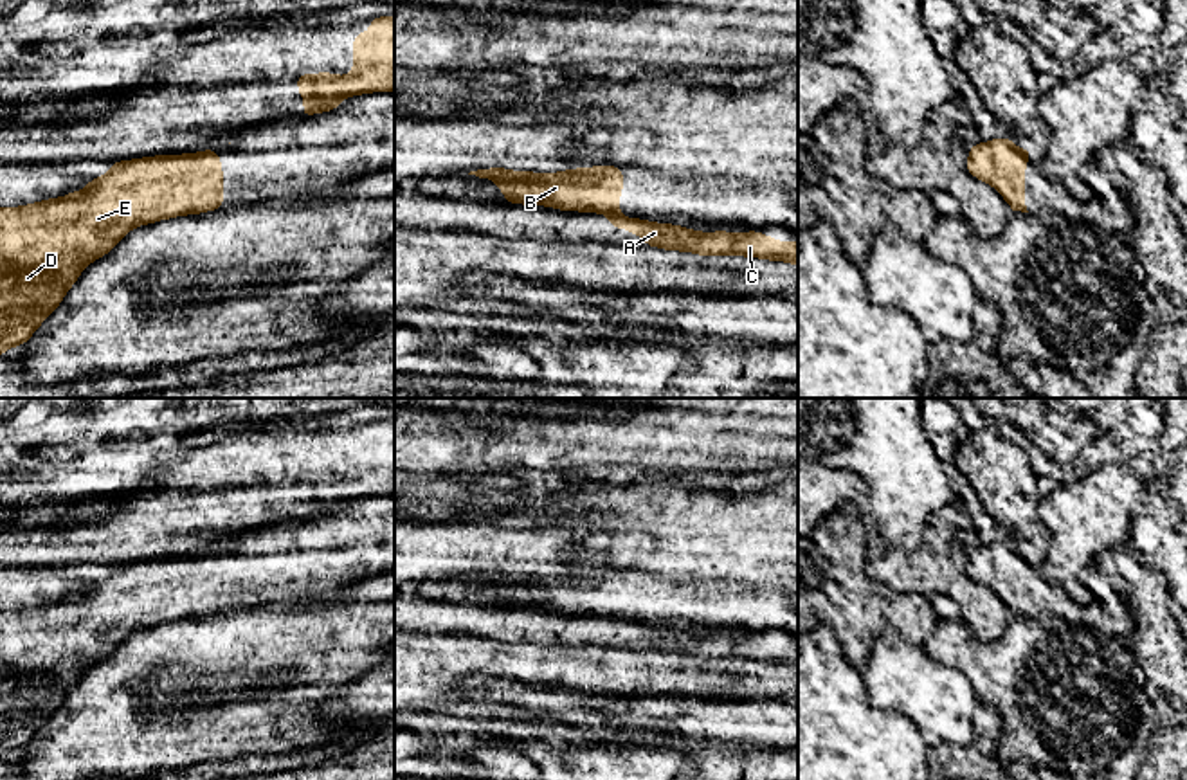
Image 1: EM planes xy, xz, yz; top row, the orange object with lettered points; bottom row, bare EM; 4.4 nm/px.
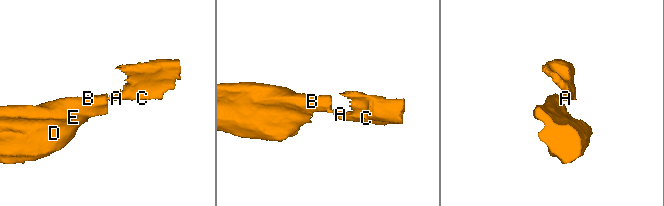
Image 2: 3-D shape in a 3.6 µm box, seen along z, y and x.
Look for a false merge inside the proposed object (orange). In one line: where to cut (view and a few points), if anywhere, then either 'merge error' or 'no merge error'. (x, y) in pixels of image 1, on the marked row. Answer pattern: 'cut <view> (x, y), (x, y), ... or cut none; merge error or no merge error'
cut xz (611, 215), (618, 217); merge error

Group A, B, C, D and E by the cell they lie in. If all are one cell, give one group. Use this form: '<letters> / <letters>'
A C / B D E

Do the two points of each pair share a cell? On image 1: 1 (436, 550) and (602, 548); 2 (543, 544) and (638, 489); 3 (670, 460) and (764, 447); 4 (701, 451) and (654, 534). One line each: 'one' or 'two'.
1: one
2: one
3: one
4: two

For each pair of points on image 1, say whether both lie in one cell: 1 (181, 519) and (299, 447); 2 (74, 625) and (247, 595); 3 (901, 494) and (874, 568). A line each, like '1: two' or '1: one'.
1: one
2: one
3: two

